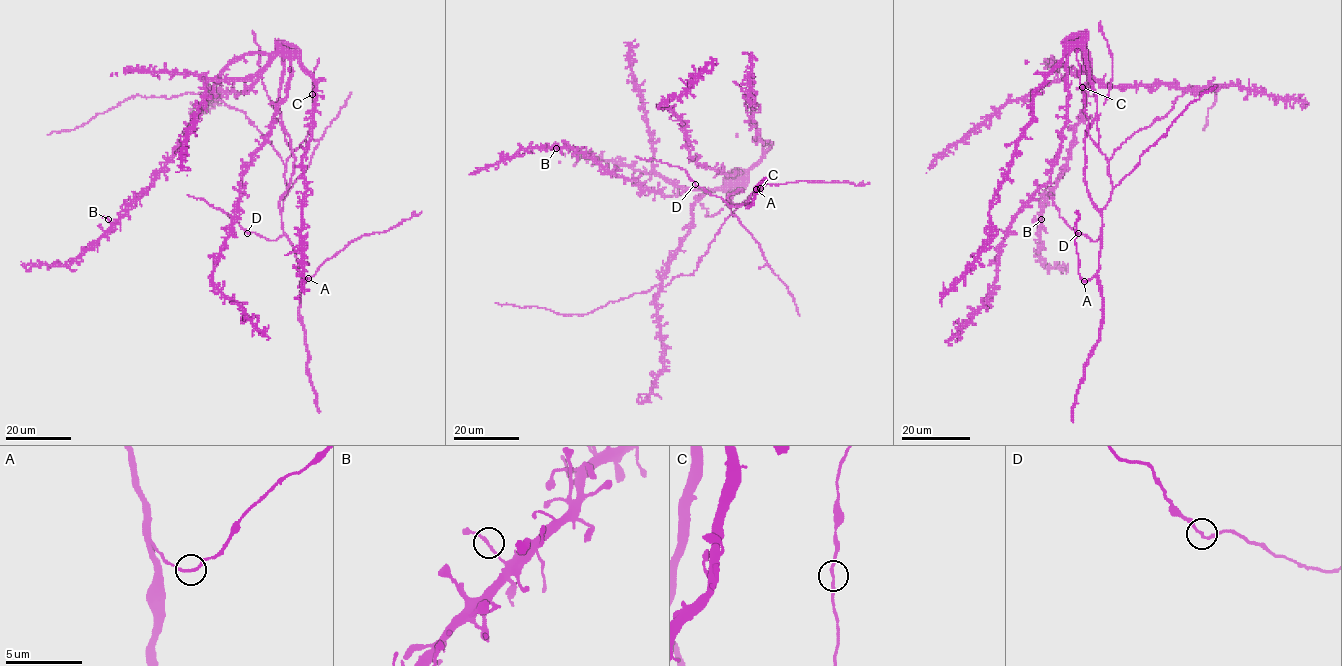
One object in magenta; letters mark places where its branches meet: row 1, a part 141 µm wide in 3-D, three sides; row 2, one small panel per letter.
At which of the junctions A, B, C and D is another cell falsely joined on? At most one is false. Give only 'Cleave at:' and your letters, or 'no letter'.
Cleave at: no letter

